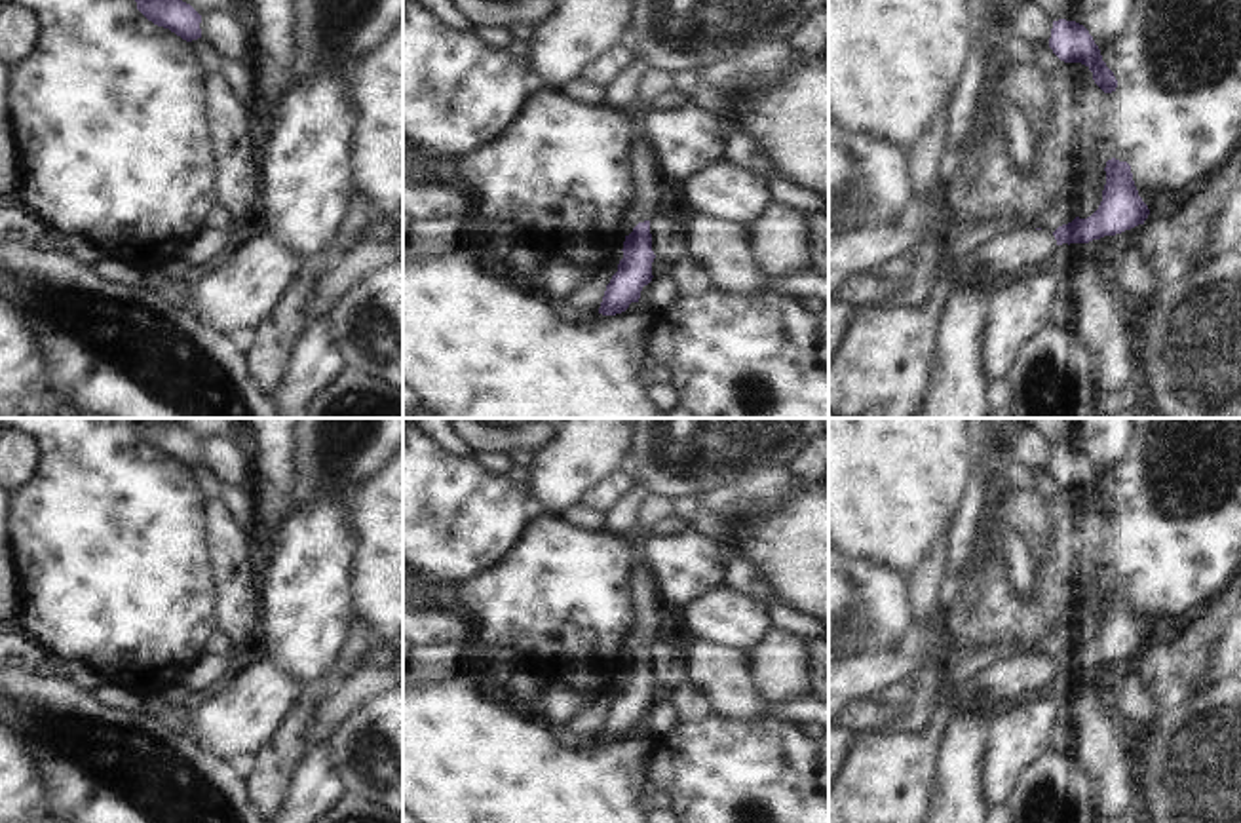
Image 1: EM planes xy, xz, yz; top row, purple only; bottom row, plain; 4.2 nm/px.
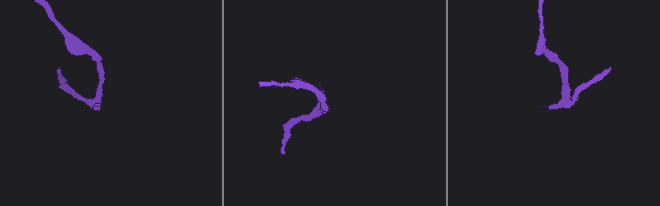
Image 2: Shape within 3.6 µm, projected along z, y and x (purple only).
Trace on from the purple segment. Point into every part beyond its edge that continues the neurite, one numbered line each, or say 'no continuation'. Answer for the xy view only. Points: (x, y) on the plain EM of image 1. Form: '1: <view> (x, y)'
no continuation.

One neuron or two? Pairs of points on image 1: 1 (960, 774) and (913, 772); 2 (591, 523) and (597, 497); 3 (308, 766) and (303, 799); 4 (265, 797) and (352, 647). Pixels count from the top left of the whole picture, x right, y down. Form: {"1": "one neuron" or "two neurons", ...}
{"1": "two neurons", "2": "two neurons", "3": "one neuron", "4": "one neuron"}

